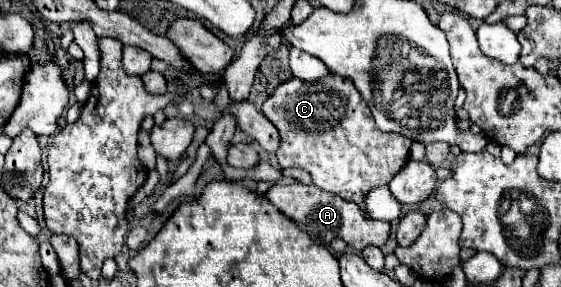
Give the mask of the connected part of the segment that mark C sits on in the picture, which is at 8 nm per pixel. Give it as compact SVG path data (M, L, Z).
M329 73L327 77L323 77L319 81L313 81L313 83L297 79L297 77L281 83L271 93L271 97L263 103L261 113L279 131L281 145L277 149L277 159L279 159L281 169L299 167L299 169L309 171L315 187L319 187L323 191L329 191L329 193L335 193L335 195L339 195L347 201L357 203L363 209L367 219L371 219L371 215L365 209L367 193L375 187L387 185L399 173L399 169L409 161L411 141L403 135L397 135L397 133L379 131L375 121L373 121L373 115L371 115L369 107L365 105L363 97L355 89L353 81L343 79L339 75L333 75L333 73Z

